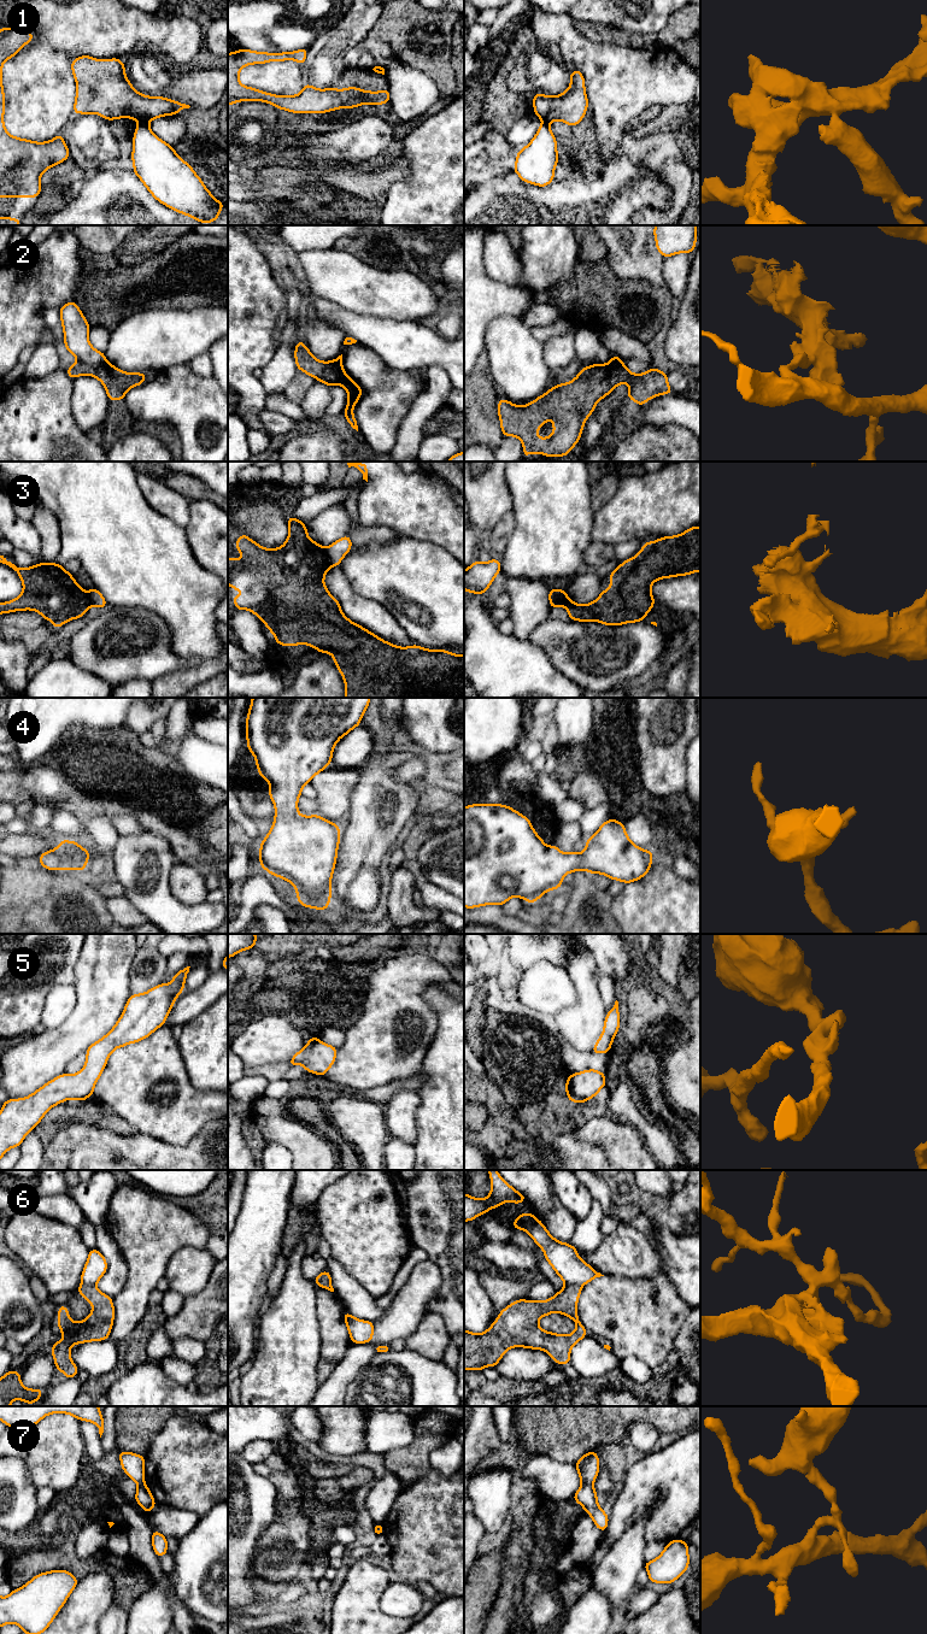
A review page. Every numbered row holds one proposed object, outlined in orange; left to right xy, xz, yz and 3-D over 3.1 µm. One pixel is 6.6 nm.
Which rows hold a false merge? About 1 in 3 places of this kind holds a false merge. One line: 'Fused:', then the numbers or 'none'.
Fused: 1, 2, 3, 6, 7

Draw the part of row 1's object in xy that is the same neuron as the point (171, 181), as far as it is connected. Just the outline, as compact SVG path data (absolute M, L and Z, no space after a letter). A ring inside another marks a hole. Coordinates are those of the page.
M140 122L134 131L133 172L156 200L199 223L213 223L225 207L205 187L193 167Z

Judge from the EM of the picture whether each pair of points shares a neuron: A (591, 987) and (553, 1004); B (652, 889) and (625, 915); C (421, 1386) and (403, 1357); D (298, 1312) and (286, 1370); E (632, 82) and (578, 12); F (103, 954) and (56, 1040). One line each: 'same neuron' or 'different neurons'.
A: different neurons
B: same neuron
C: same neuron
D: same neuron
E: different neurons
F: same neuron

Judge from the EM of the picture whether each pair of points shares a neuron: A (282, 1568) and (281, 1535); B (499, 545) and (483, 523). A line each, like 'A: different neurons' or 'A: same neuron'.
A: same neuron
B: different neurons

